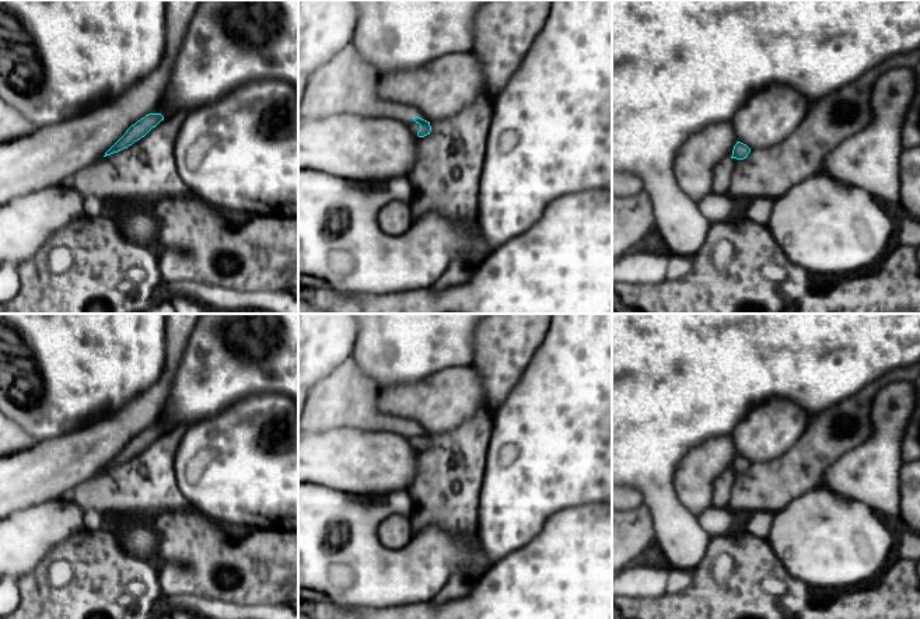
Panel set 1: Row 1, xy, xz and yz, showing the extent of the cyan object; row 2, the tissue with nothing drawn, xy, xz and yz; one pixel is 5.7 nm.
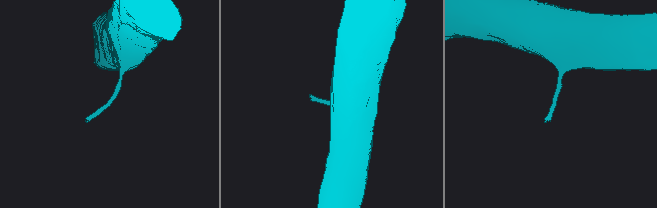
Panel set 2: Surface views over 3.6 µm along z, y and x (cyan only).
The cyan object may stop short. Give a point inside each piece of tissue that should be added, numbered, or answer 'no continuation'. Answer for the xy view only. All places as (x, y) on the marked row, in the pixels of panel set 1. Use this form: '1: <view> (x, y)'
no continuation

